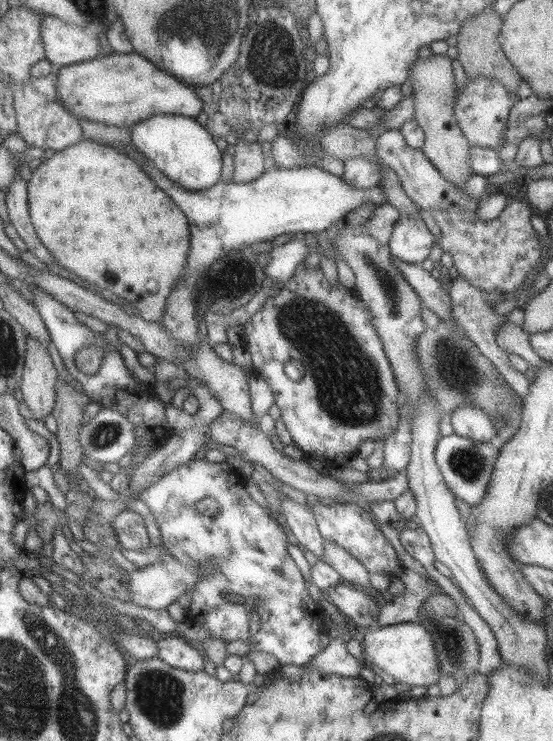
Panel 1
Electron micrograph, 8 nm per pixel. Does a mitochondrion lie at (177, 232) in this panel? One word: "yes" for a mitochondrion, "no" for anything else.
no

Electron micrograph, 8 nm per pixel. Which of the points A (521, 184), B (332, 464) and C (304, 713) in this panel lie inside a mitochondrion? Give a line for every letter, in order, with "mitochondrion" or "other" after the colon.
A: other
B: other
C: other

